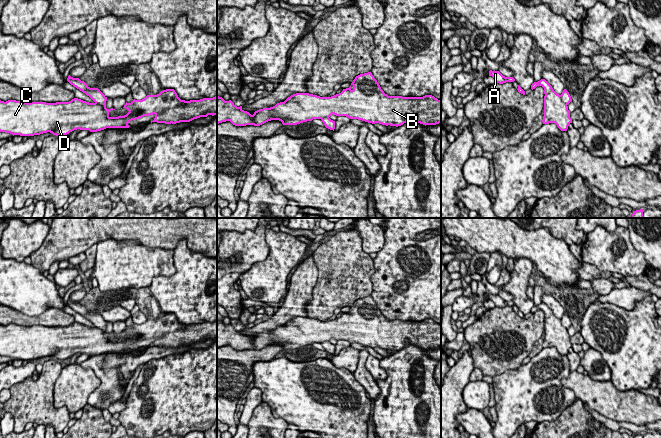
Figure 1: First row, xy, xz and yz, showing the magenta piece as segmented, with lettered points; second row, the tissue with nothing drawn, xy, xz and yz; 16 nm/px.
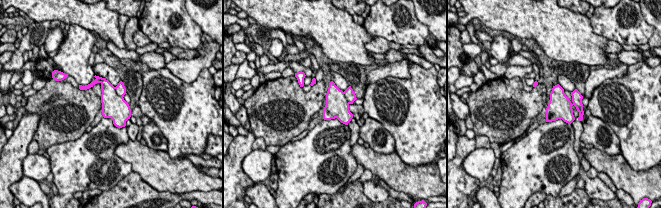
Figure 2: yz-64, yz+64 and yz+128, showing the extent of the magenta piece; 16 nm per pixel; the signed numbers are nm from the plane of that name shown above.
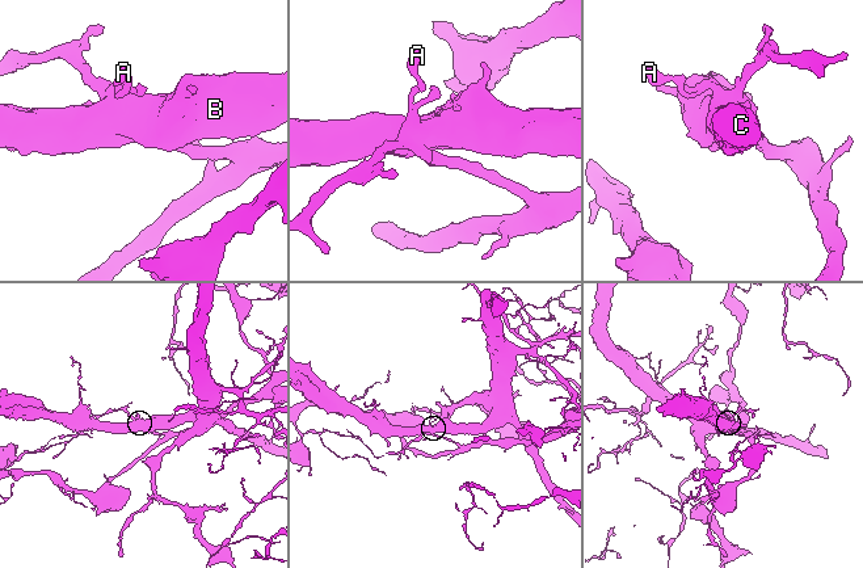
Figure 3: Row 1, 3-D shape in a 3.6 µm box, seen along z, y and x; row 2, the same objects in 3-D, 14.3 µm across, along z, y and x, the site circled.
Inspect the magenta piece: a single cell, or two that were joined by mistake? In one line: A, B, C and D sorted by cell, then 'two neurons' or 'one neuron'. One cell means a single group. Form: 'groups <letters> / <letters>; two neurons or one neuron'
groups A / B C D; two neurons

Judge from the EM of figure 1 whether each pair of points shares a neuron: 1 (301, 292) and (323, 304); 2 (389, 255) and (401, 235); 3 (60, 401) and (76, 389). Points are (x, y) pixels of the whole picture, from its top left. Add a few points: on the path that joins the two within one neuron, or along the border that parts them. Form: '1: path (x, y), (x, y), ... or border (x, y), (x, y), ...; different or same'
1: border (318, 275), (312, 299), (305, 307), (306, 316); different
2: path (394, 250), (400, 244), (400, 240); same
3: path (64, 397), (72, 389); same

